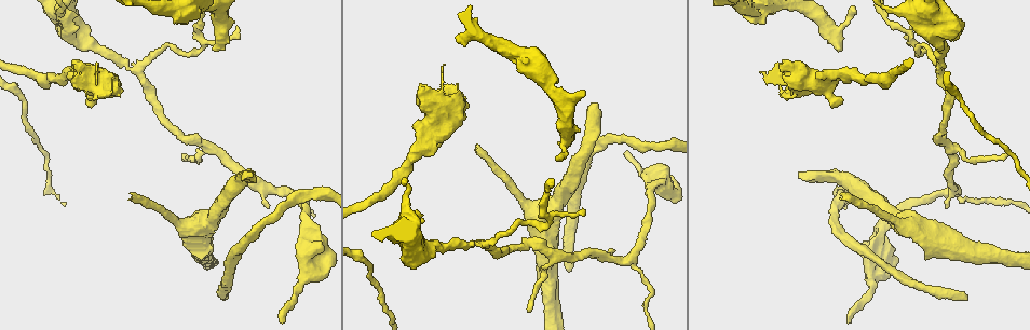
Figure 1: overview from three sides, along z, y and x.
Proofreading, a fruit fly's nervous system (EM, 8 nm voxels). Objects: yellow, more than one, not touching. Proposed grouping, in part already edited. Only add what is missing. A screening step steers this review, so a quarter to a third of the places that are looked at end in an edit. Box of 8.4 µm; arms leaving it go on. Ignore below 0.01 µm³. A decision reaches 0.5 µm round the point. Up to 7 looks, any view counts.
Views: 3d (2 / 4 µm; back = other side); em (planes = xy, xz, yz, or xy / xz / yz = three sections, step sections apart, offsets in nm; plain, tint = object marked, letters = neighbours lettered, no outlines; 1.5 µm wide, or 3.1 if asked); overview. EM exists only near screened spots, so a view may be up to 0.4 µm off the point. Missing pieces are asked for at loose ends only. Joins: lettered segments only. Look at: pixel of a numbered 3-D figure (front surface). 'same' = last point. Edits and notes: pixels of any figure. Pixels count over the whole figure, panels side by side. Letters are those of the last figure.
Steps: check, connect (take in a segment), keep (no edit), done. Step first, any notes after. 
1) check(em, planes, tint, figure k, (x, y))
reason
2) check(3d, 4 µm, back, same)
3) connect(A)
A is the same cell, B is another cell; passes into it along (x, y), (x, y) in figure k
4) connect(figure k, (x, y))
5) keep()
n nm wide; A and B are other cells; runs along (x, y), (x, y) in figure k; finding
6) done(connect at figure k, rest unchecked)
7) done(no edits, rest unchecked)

check(3d, 2 µm, figure 1, (596, 104))
long arm stops here

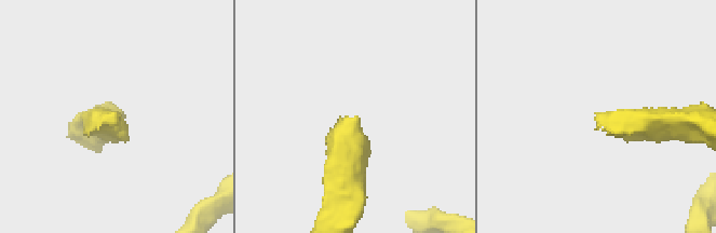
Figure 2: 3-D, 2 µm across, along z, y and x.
check(em, xy, step 4, tint, figure 2, (356, 119))
need the tissue

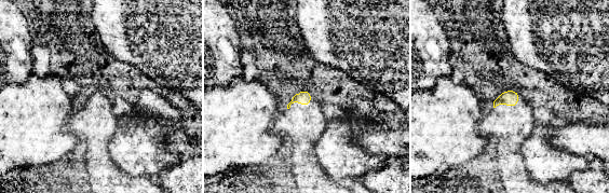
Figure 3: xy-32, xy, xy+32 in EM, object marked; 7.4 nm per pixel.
check(em, planes, letters, same)

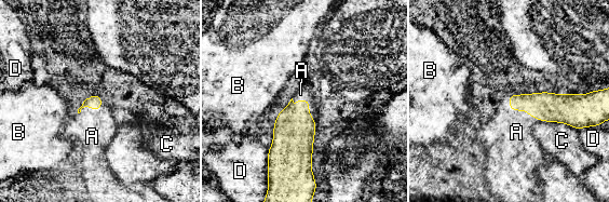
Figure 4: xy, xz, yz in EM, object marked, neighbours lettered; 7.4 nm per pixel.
connect(A)
A is the same cell, B, C and D are other cells; passes into it along (294, 131), (303, 99), (300, 94) in figure 4; it goes on there

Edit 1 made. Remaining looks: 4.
check(em, planes, tint, figure 1, (842, 194))
tapers out

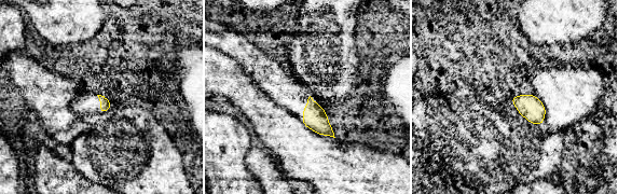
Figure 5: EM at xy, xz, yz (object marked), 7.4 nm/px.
check(em, planes, letters, same)

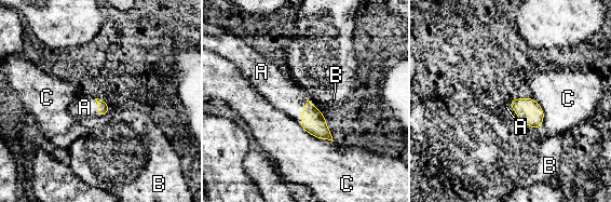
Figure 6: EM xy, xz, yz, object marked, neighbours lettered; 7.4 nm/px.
connect(A)
A is the same cell, B and C are other cells; passes into it along (313, 121), (302, 111), (284, 95) in figure 6; it goes on there

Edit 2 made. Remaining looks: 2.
done(connect at figure 4, connect at figure 6, rest unchecked)

